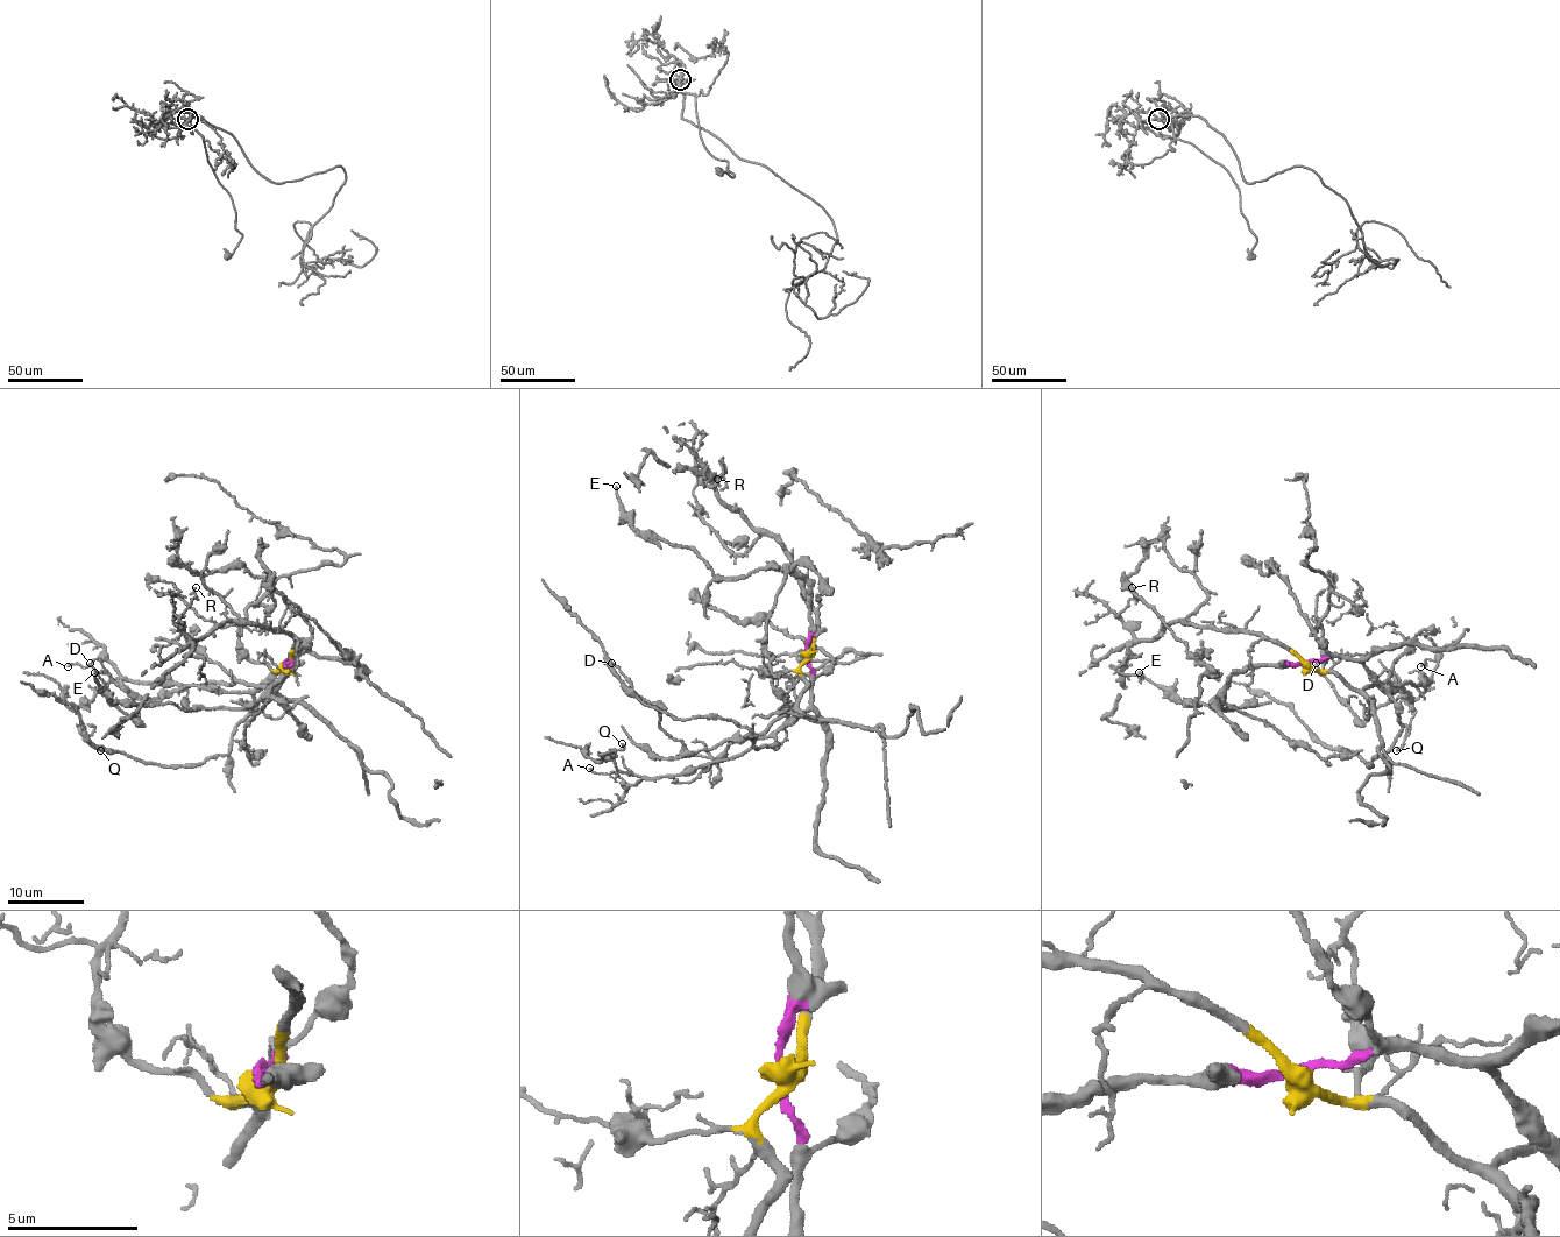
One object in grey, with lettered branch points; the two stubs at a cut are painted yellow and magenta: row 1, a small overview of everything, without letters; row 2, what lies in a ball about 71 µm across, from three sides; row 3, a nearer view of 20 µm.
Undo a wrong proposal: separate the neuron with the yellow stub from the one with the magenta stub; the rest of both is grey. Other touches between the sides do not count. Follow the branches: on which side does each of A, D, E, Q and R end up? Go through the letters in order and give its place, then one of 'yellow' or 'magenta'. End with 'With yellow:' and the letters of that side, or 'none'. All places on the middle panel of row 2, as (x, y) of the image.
A: at (589, 768); yellow
D: at (611, 663); magenta
E: at (616, 486); magenta
Q: at (622, 743); yellow
R: at (717, 479); yellow
With yellow: A, Q, R

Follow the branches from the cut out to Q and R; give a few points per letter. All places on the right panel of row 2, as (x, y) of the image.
Q: (1307, 663), (1359, 690), (1429, 678), (1412, 700), (1410, 729), (1397, 750)
R: (1307, 663), (1250, 633), (1190, 623), (1171, 621), (1150, 638), (1137, 638), (1120, 612), (1134, 599), (1132, 587)

